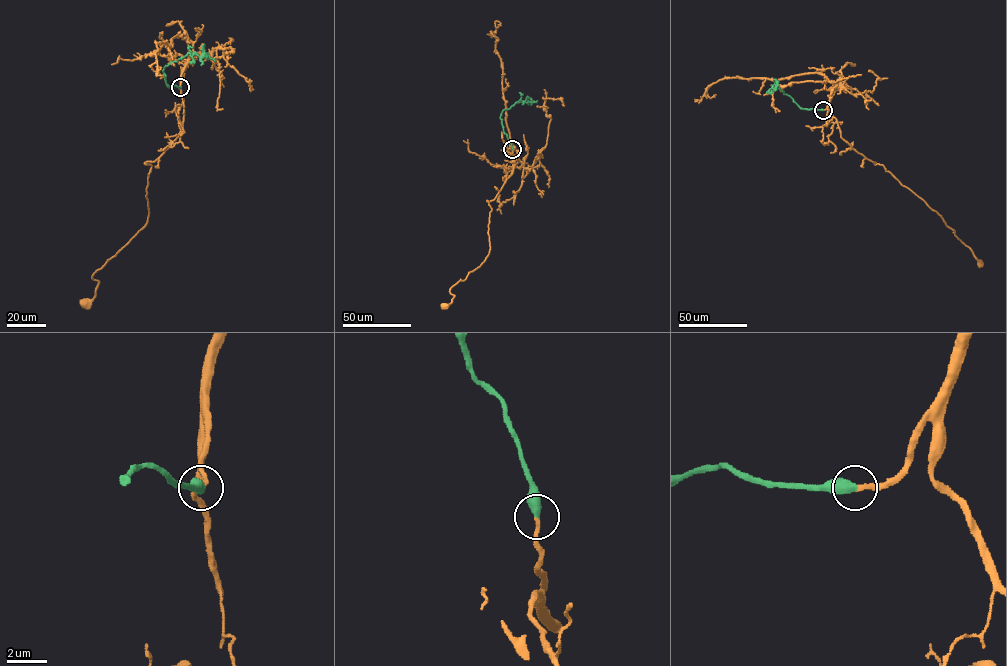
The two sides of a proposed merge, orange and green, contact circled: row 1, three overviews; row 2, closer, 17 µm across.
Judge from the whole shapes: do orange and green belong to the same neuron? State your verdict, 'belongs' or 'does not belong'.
belongs

